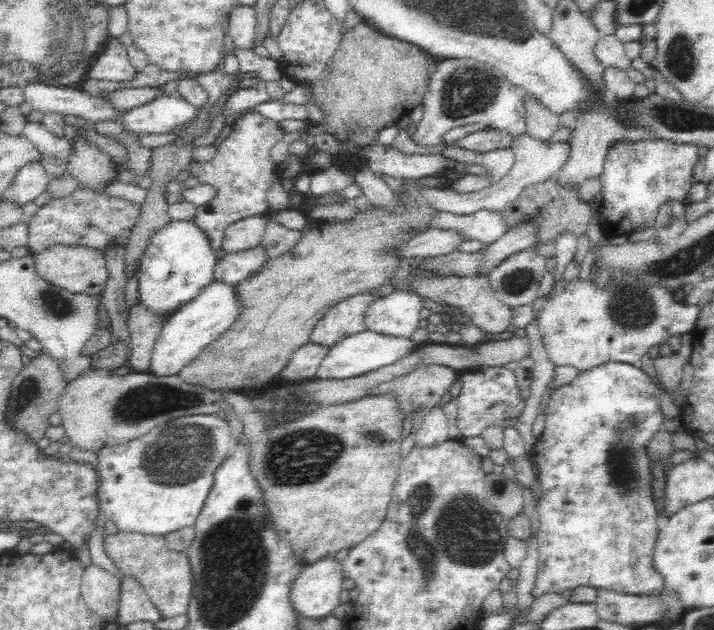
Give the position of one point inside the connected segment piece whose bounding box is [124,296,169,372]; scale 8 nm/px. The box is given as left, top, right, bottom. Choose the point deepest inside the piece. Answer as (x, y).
(144, 326)

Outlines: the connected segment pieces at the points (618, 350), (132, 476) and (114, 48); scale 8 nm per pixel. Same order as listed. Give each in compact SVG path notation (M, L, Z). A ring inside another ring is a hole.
M612 275L605 278L607 287L598 289L595 278L589 280L560 282L554 287L552 298L548 298L538 316L538 328L541 332L542 342L546 349L548 359L555 366L567 364L577 368L580 372L589 368L600 366L605 362L623 362L639 365L642 356L656 344L664 344L672 335L681 335L684 338L696 326L698 321L698 307L686 303L675 302L672 290L661 286L650 285L638 277L630 275Z
M192 414L164 425L118 446L105 446L97 453L96 469L101 484L97 490L102 512L119 532L166 536L174 530L193 526L204 507L214 481L214 472L233 448L230 428L224 419L211 414Z
M111 38L102 52L90 66L86 79L124 82L135 76L136 70L130 64L127 48L116 38Z

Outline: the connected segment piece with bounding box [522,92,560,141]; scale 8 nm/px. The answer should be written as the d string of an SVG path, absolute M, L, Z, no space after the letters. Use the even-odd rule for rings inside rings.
M525 92L522 93L524 105L526 105L526 130L532 138L548 141L560 128L559 118L556 114L543 108L538 100L531 98Z

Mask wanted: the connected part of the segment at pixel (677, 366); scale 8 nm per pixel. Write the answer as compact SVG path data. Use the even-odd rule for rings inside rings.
M687 344L683 345L680 351L676 351L667 356L658 356L654 360L656 370L655 377L659 383L668 388L669 393L675 393L680 382L682 382L682 370L688 363L690 351Z

